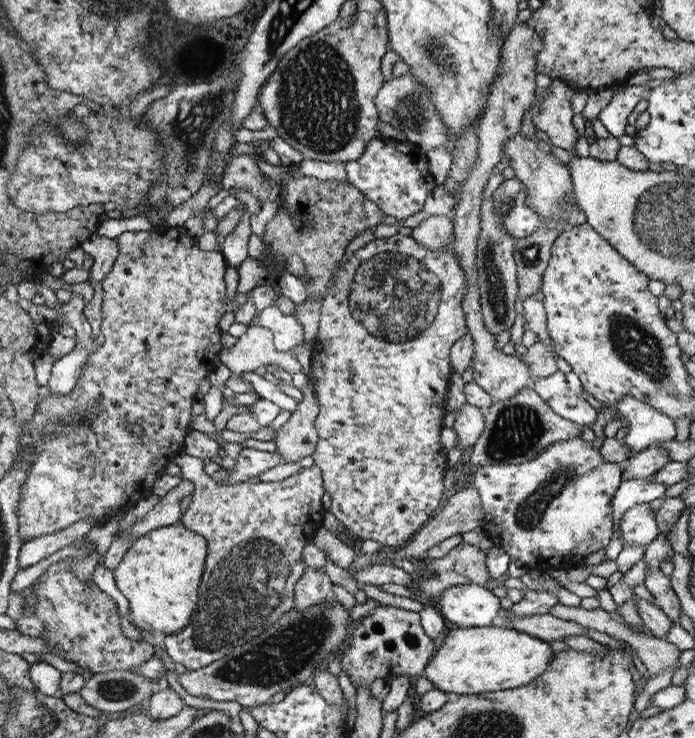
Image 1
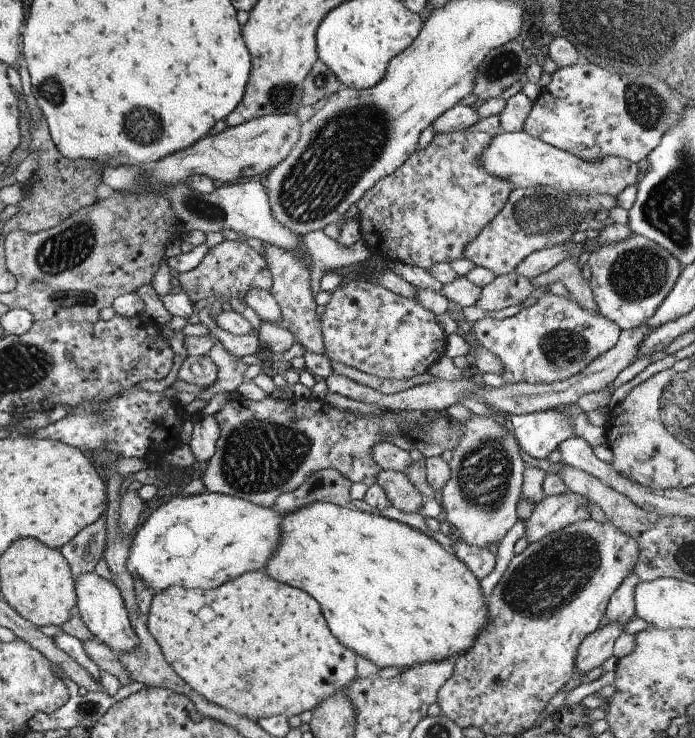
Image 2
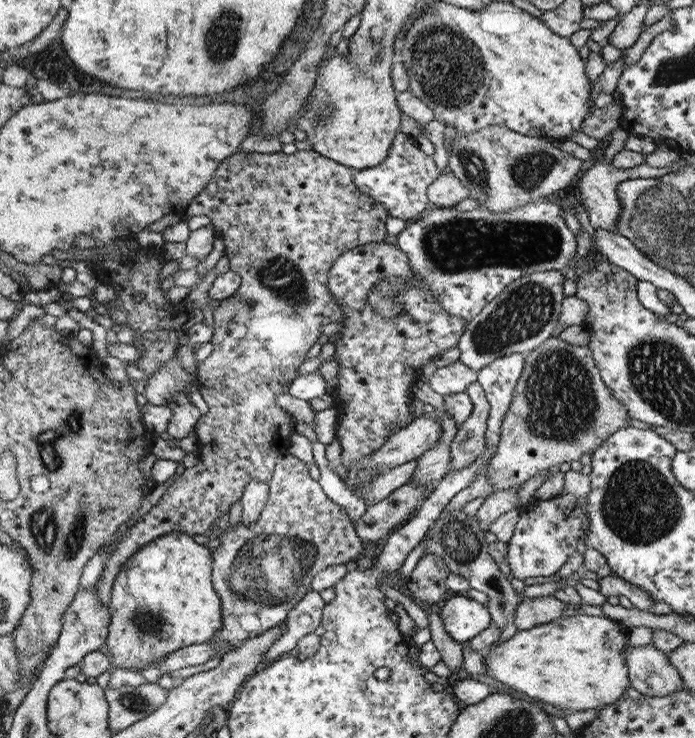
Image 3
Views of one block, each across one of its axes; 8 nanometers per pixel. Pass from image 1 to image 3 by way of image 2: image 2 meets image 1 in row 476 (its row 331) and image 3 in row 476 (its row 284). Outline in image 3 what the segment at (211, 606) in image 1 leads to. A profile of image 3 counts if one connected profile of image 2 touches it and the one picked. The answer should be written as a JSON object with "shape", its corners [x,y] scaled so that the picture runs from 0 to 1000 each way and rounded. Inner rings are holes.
{"shape":[[[407,612],[407,615],[400,618],[396,623],[393,644],[384,653],[384,657],[387,659],[387,673],[368,707],[354,714],[348,713],[347,706],[340,715],[334,714],[331,717],[328,714],[312,728],[314,732],[317,732],[317,738],[311,741],[308,748],[305,747],[305,793],[308,793],[308,801],[311,801],[311,805],[317,809],[317,817],[319,817],[318,850],[317,854],[314,854],[314,859],[301,869],[305,877],[308,877],[308,874],[317,874],[317,877],[322,877],[322,874],[342,874],[342,871],[351,867],[378,859],[393,848],[407,844],[413,839],[414,829],[419,829],[420,824],[426,822],[426,818],[443,804],[446,790],[449,790],[449,785],[452,785],[452,780],[458,778],[458,775],[463,775],[471,767],[485,764],[505,766],[517,751],[527,748],[527,737],[515,726],[508,705],[505,705],[499,694],[491,686],[486,686],[478,676],[472,675],[472,671],[462,661],[462,656],[446,645],[443,630],[430,621],[426,621],[420,614]]]}

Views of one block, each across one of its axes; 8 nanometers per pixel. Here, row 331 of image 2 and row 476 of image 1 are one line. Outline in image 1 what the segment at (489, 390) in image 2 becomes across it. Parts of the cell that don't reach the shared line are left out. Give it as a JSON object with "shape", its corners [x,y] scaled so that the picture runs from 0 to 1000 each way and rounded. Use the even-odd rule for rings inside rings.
{"shape":[[[950,604],[929,607],[912,615],[896,630],[894,653],[904,649],[928,649],[967,626],[958,608]]]}

